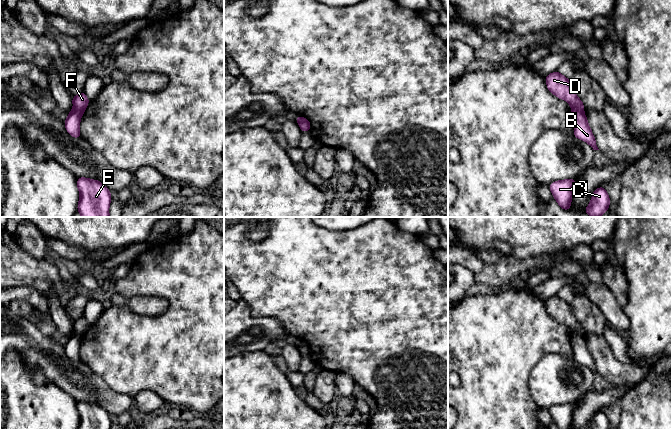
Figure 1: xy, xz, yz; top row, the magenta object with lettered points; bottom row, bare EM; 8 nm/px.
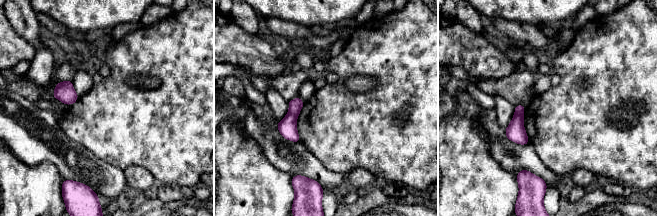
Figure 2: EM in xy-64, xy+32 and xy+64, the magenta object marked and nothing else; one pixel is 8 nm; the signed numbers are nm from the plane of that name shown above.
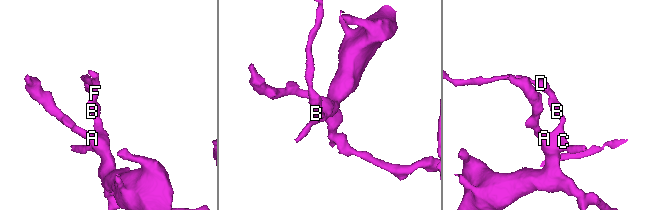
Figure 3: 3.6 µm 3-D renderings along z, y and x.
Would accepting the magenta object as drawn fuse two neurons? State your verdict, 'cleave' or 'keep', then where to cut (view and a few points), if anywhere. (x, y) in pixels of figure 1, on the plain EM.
cleave | yz (572, 332), (583, 336)

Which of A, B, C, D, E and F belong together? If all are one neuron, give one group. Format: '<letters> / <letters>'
A B C E / D F

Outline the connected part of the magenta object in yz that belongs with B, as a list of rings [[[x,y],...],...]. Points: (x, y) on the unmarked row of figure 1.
[[[572,333],[571,343],[574,350],[574,361],[588,367],[593,374],[599,374],[584,336]]]

